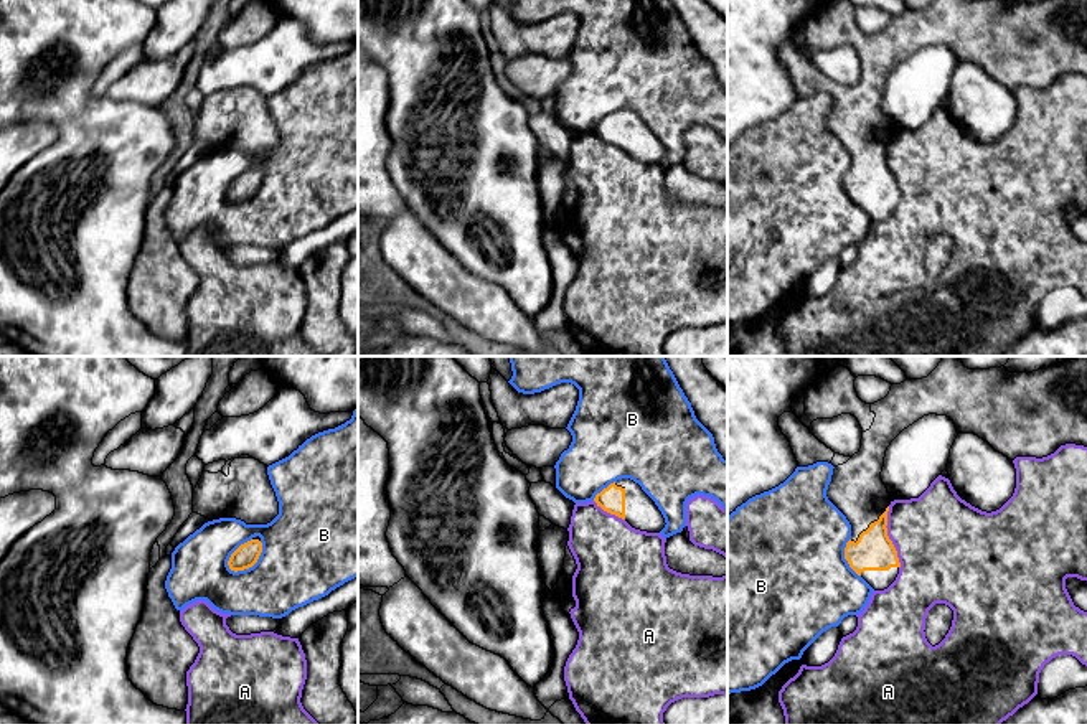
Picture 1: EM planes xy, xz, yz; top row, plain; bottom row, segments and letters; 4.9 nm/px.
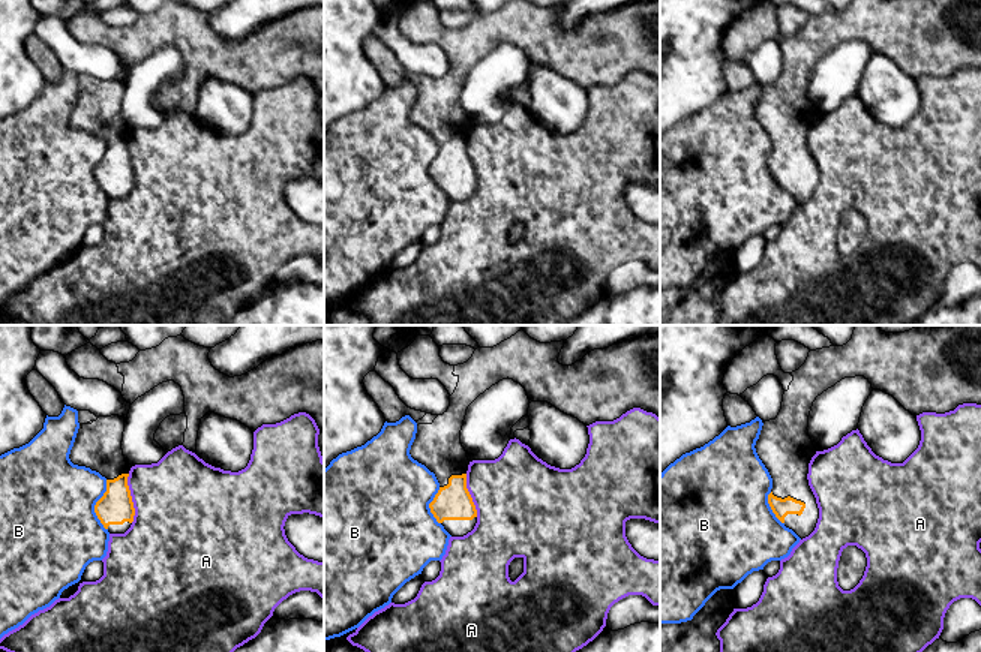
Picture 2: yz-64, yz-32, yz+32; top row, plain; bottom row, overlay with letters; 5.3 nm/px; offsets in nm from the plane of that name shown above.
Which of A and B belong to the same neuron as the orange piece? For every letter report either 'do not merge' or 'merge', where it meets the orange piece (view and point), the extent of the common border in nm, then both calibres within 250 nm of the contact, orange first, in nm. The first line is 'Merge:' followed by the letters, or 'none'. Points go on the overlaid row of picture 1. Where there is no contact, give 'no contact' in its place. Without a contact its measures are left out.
Merge: none
A: do not merge | yz (888, 538) | 300 nm | 190/440 nm
B: do not merge | xy (251, 566) | 220 nm | 110/400 nm

